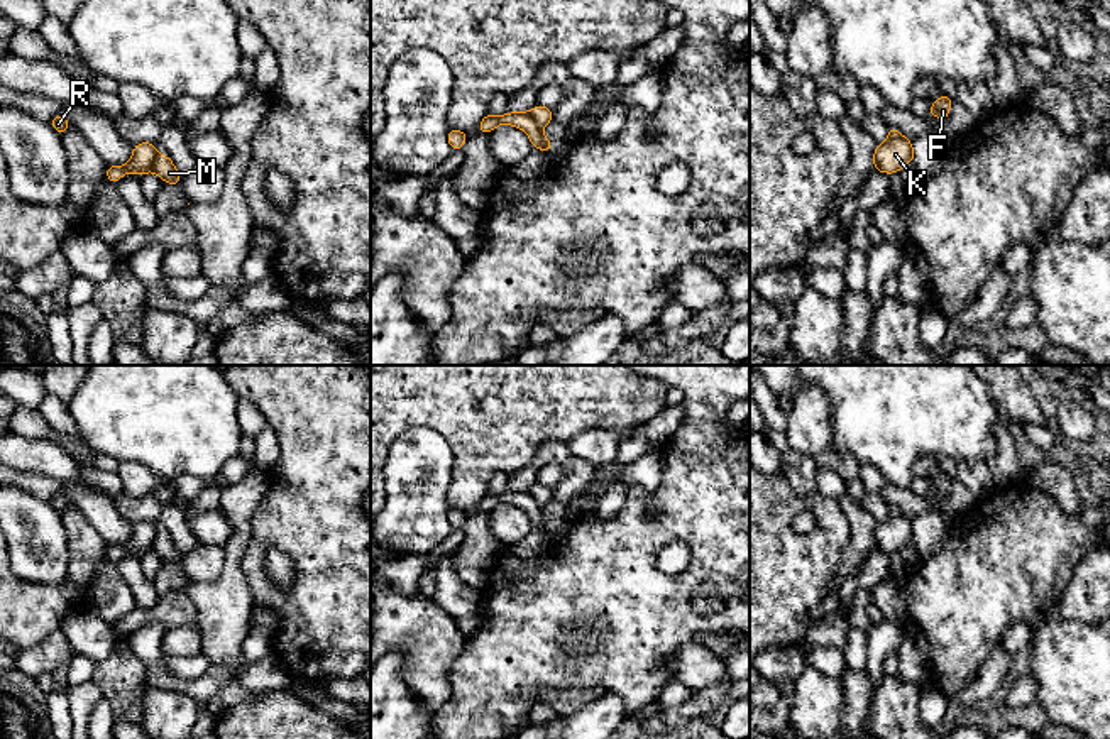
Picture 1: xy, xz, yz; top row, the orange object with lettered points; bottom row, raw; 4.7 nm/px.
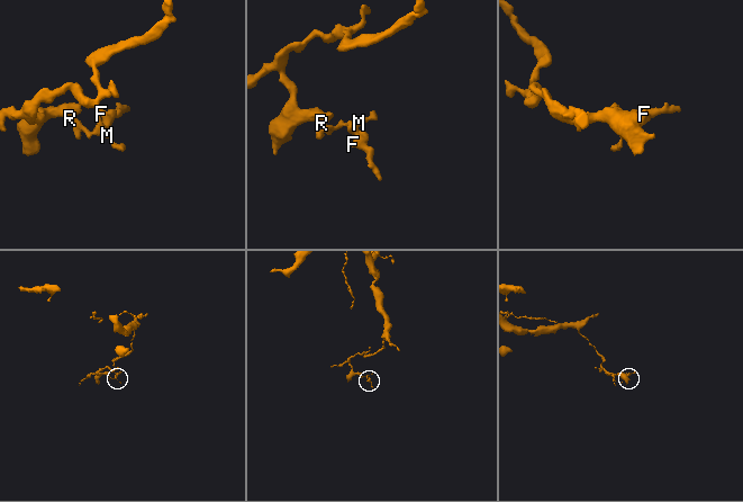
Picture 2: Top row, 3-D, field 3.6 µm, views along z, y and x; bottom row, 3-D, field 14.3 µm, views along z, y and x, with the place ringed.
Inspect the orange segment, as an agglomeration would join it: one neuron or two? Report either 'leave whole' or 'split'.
split

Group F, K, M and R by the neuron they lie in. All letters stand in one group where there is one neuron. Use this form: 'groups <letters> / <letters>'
groups F K R / M

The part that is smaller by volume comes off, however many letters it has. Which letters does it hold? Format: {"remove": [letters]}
{"remove": ["M"]}

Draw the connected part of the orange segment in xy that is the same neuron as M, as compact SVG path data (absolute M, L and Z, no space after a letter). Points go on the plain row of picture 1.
M159 534L154 541L152 541L152 550L164 560L169 563L178 563L181 565L181 553L176 550L173 539L166 534Z

